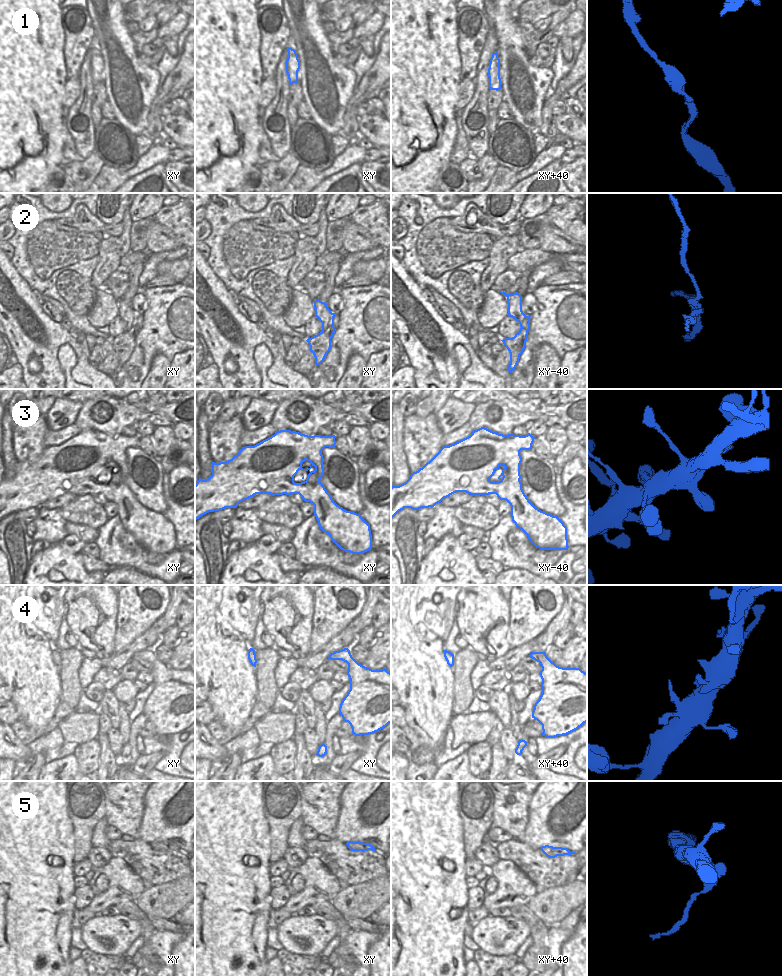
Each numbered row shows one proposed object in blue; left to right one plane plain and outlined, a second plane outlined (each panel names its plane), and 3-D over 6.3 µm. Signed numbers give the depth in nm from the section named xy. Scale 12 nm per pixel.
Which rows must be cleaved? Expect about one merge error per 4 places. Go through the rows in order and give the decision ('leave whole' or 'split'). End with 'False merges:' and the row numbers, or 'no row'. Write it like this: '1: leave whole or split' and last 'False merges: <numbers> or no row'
1: leave whole
2: split
3: leave whole
4: leave whole
5: split
False merges: 2, 5

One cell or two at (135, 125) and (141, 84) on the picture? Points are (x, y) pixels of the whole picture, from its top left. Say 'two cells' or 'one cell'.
one cell

